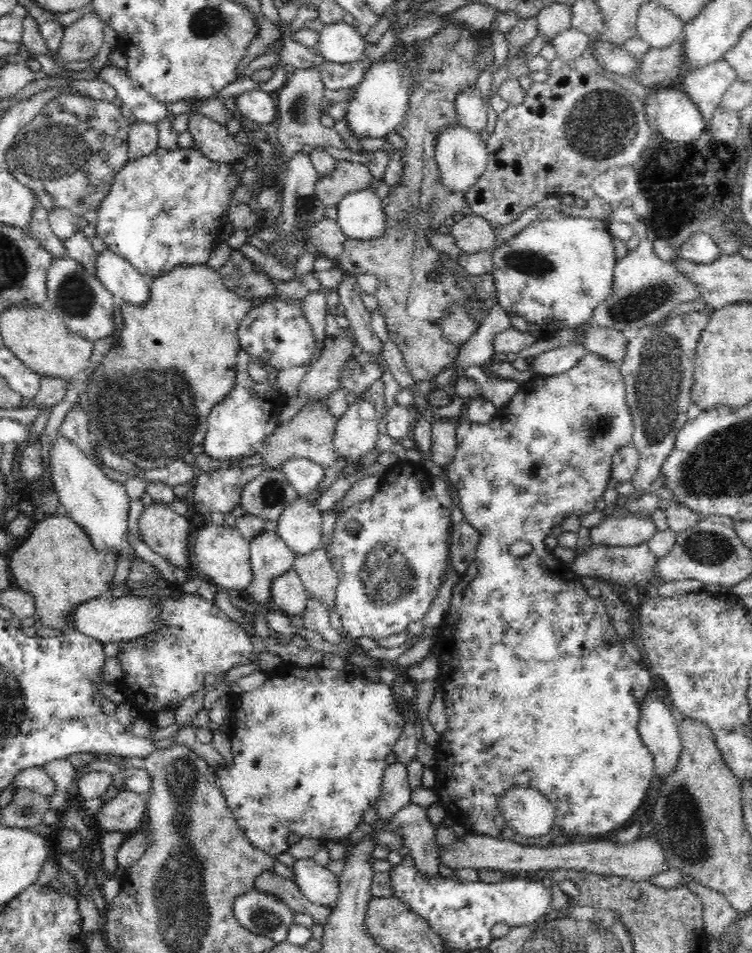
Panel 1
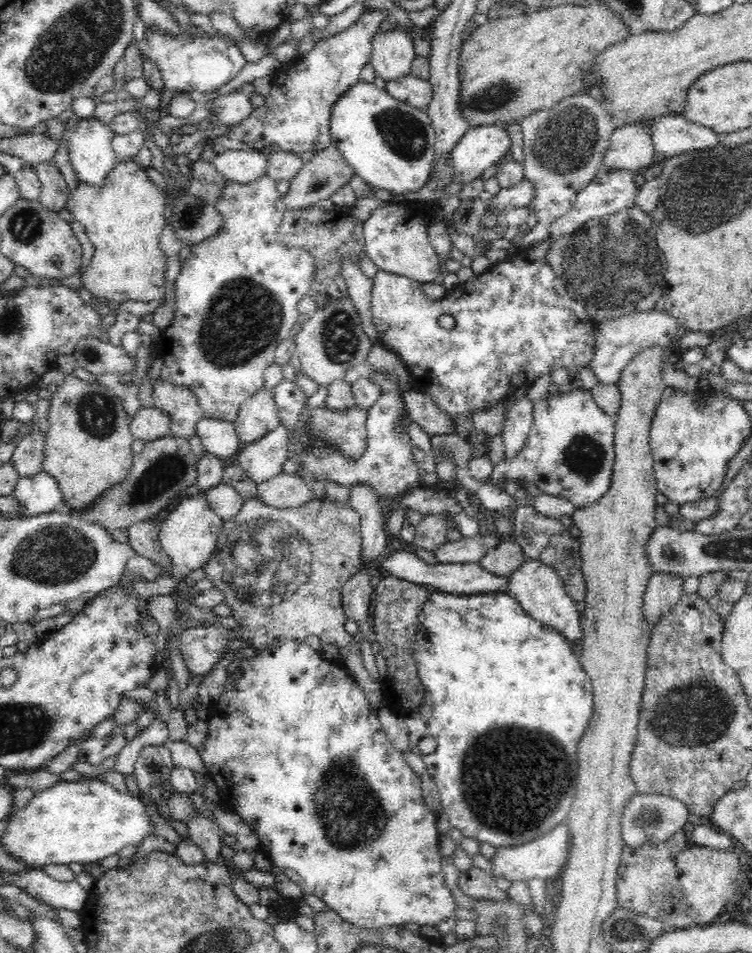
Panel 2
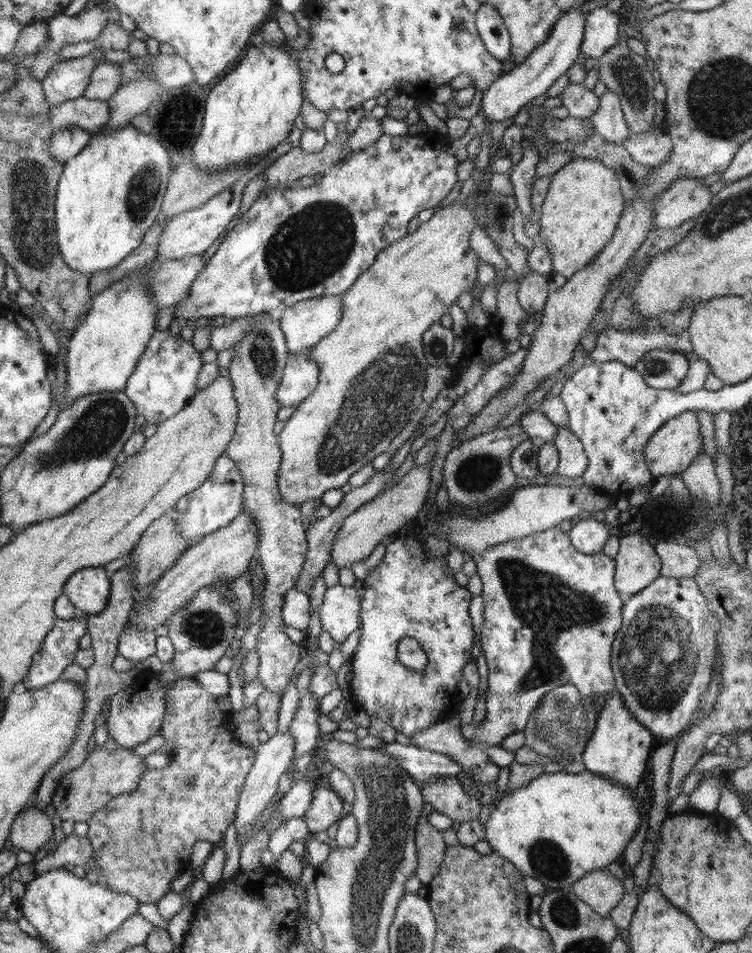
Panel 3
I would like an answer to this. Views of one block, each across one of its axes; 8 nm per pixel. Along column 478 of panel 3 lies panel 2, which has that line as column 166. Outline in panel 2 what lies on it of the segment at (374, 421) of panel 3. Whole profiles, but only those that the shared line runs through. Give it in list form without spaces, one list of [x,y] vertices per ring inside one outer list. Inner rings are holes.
[[[126,159],[116,162],[101,187],[79,180],[69,194],[65,209],[72,212],[75,220],[84,226],[95,248],[89,265],[81,274],[81,280],[96,303],[109,300],[120,304],[130,300],[147,303],[165,298],[165,266],[168,258],[158,247],[158,240],[168,223],[168,199],[167,193],[150,180],[144,167],[138,165],[135,159]]]

